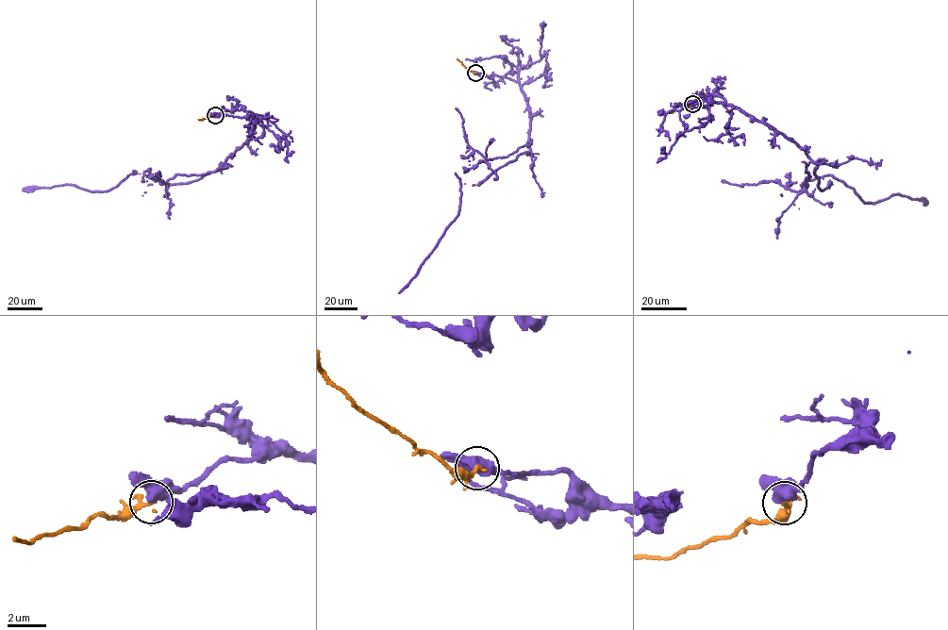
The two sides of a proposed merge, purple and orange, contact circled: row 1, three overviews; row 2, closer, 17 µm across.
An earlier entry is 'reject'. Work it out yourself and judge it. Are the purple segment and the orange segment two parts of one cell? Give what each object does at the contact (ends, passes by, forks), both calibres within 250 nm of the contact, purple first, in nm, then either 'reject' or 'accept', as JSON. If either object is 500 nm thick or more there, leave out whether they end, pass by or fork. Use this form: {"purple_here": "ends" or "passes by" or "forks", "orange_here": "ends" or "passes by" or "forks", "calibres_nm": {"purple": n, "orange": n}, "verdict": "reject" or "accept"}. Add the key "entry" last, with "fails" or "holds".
{"purple_here": "passes by", "orange_here": "passes by", "calibres_nm": {"purple": 480, "orange": 200}, "verdict": "reject", "entry": "holds"}

